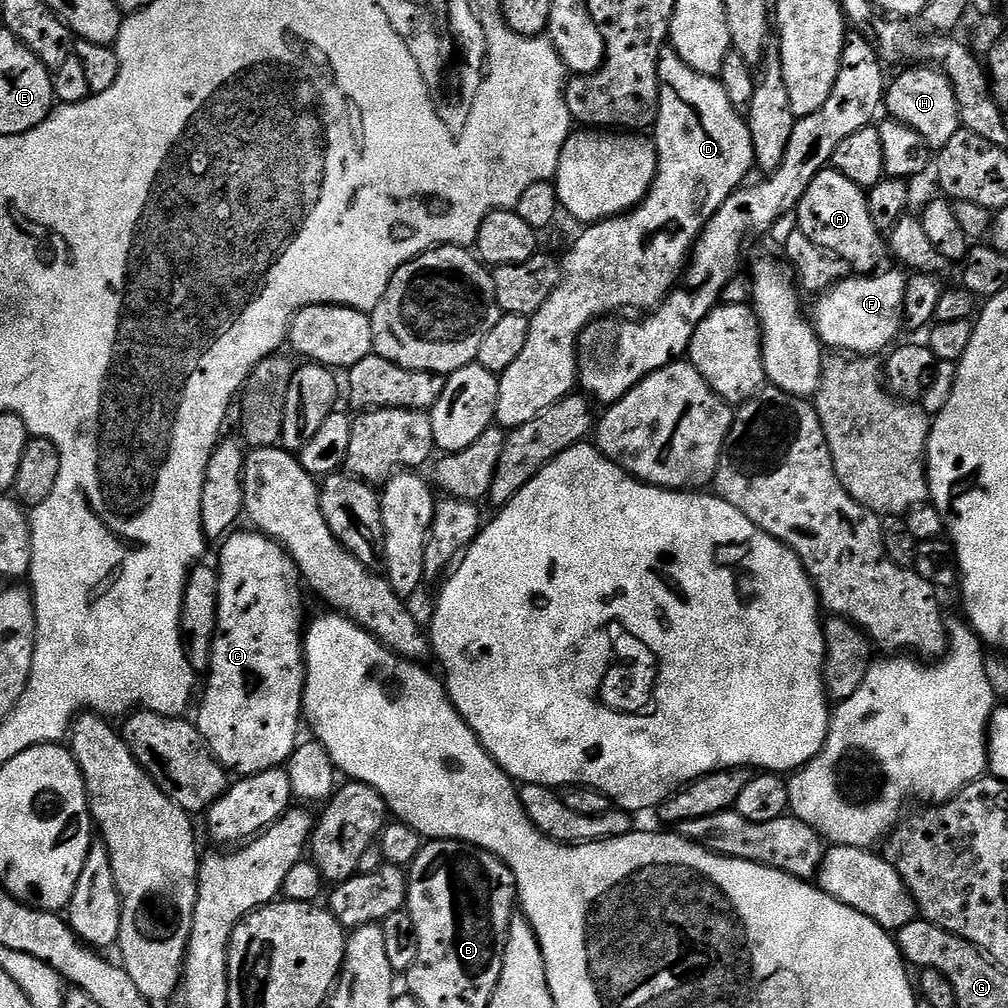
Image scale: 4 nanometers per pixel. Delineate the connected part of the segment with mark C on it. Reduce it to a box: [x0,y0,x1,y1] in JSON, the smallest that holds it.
[194,530,306,777]

